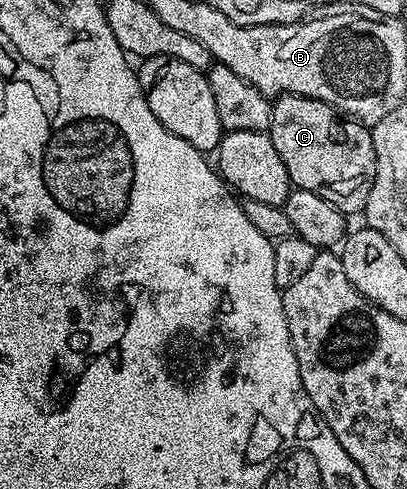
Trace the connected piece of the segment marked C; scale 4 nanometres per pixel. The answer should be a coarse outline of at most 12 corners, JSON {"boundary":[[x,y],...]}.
{"boundary":[[278,95],[266,134],[293,188],[363,212],[376,172],[365,124]]}

